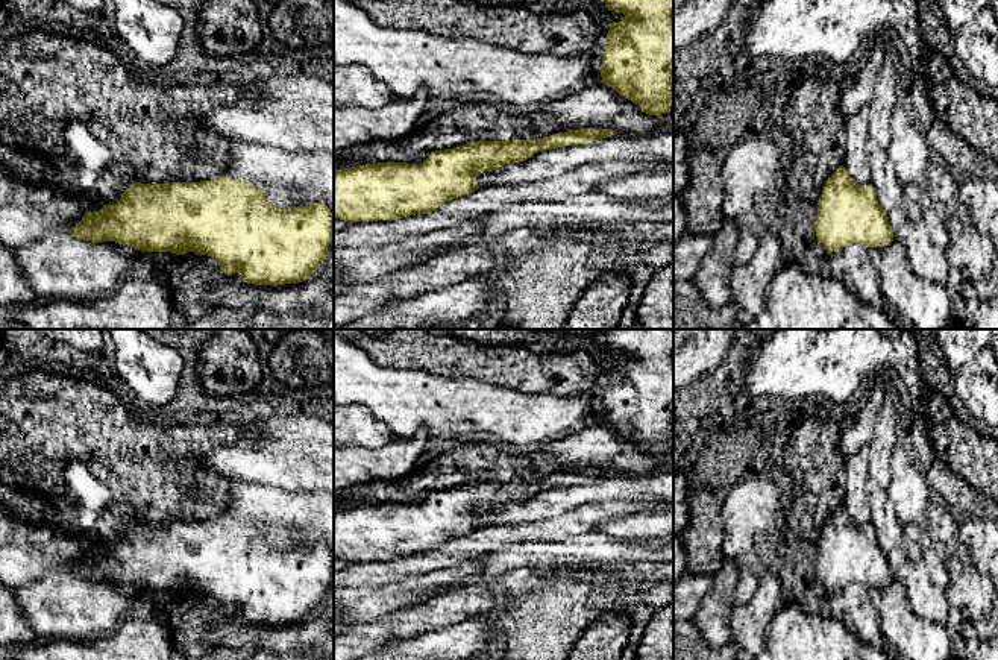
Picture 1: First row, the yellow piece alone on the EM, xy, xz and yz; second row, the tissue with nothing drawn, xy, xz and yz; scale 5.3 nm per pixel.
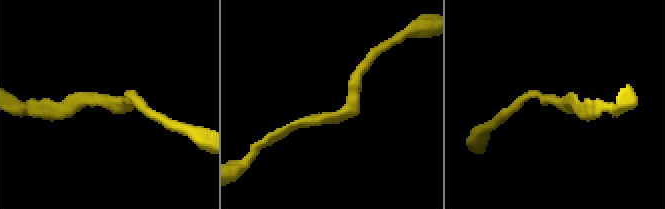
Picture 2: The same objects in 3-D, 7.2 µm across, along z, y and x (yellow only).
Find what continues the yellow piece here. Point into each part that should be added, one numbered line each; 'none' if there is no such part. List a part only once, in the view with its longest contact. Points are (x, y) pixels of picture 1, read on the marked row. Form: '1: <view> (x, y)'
none

